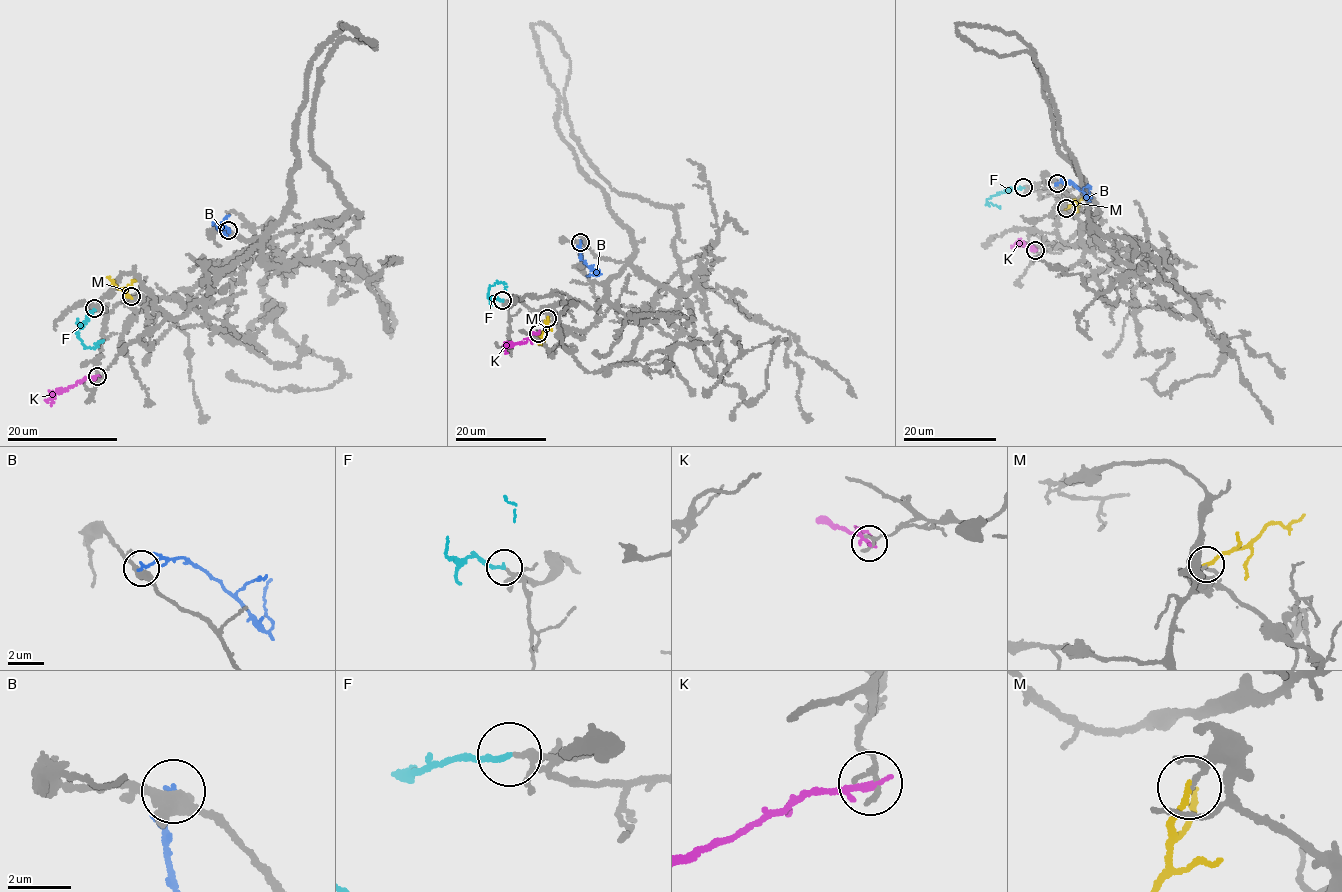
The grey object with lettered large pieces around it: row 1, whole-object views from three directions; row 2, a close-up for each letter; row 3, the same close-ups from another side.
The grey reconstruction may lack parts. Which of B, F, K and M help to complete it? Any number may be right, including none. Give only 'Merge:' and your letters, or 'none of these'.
Merge: F, M

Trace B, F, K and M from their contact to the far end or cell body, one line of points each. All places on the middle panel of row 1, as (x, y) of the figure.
B: (580, 242), (582, 261), (599, 274), (587, 276)
F: (503, 300), (488, 297), (488, 288), (502, 282), (506, 289)
K: (538, 333), (531, 334), (524, 342), (506, 346), (507, 353)
M: (548, 318), (539, 345)

